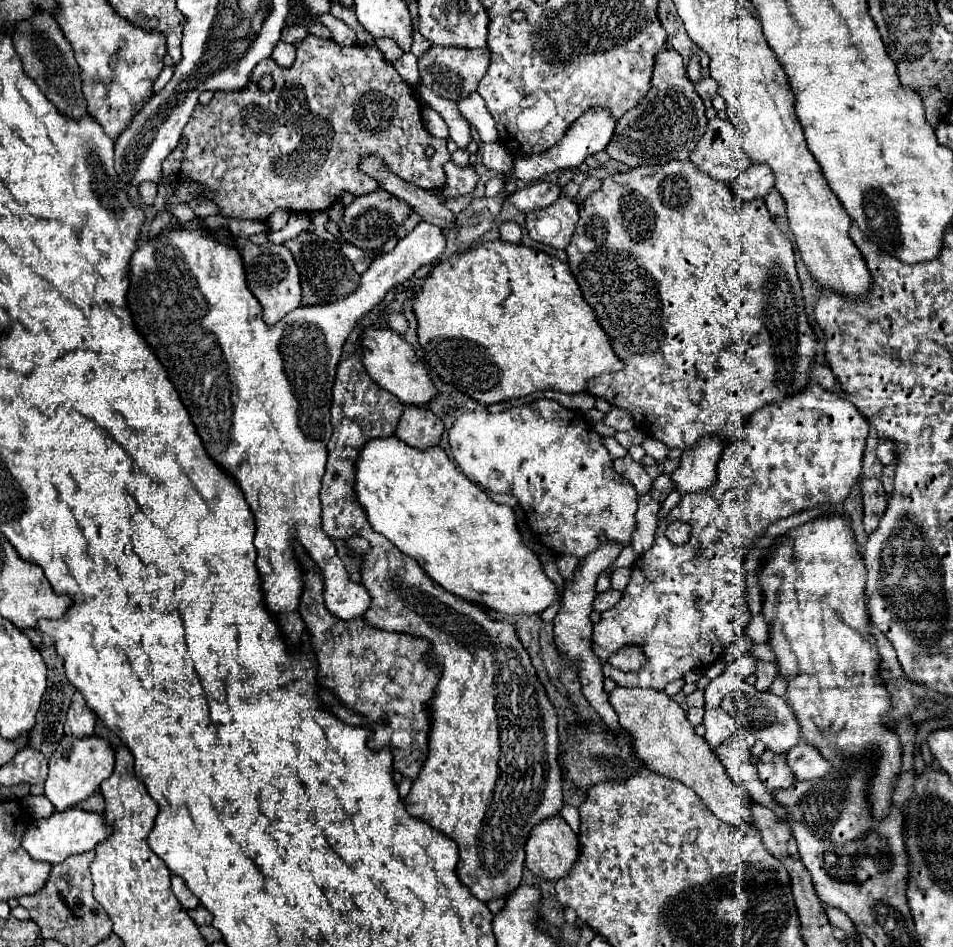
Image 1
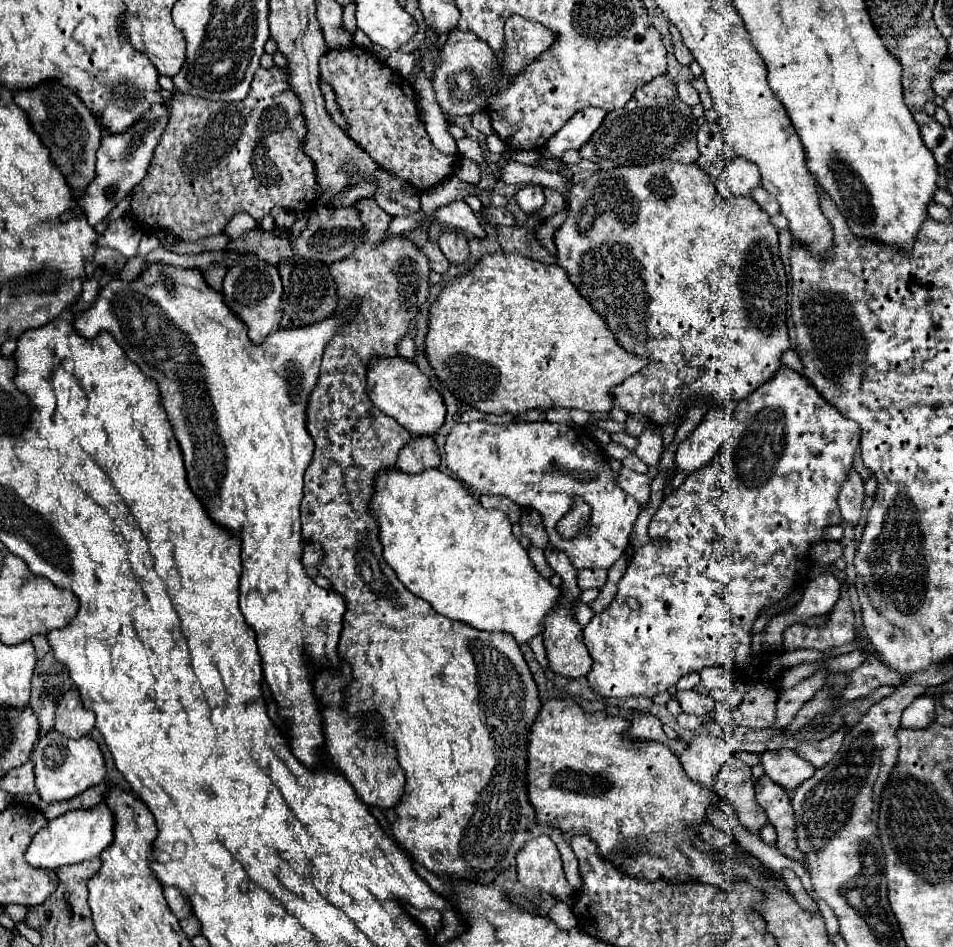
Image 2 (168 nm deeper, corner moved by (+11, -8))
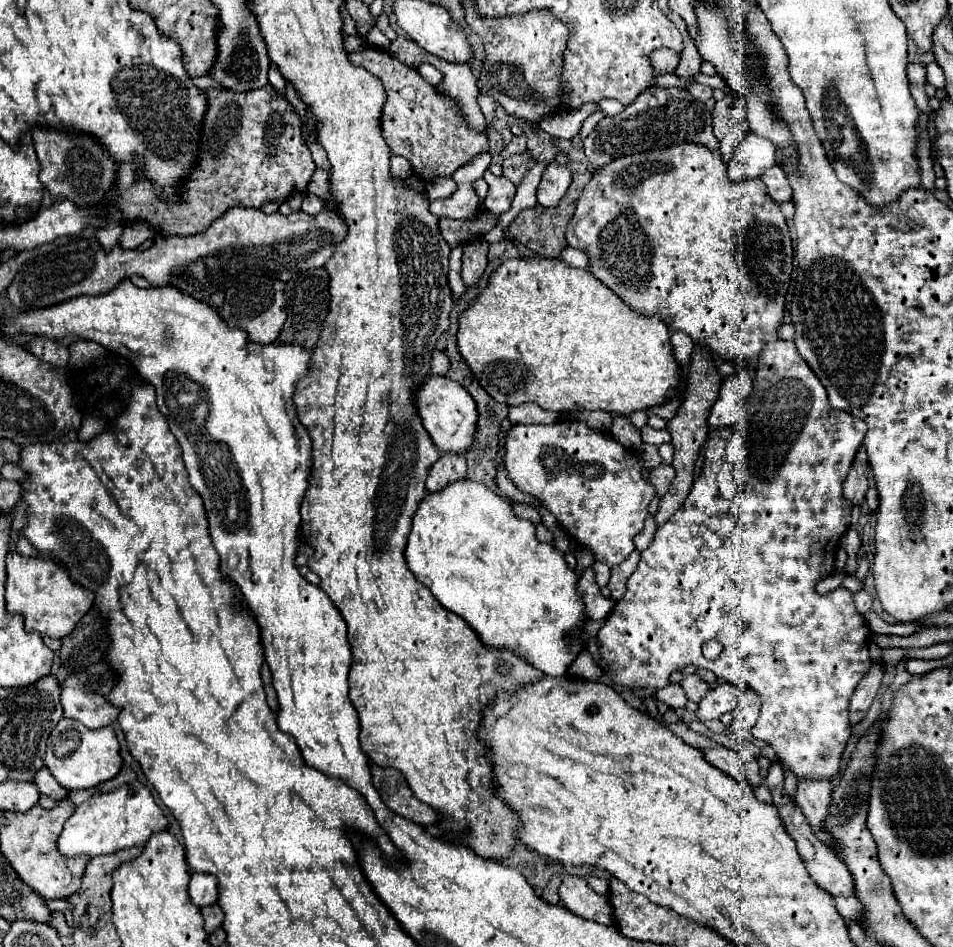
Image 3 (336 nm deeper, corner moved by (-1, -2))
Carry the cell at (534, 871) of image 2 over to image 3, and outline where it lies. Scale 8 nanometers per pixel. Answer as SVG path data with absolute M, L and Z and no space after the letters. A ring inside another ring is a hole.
M564 877L560 885L560 899L564 907L570 909L578 917L584 917L602 925L614 925L612 905L608 897L598 895L580 877Z

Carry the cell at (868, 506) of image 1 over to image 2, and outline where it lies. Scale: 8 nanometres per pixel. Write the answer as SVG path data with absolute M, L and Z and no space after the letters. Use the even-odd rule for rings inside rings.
M854 469L848 473L848 481L840 489L838 505L842 511L842 519L850 525L858 525L860 511L864 505L864 483Z

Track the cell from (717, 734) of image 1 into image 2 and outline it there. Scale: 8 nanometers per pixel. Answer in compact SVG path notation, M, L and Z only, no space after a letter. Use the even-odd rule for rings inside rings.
M678 691L676 699L680 701L680 707L688 715L696 715L702 719L702 725L716 723L716 701L708 695L700 695L696 691Z

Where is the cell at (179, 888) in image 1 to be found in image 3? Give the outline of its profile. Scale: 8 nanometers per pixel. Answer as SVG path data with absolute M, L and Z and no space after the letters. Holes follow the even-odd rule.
M192 873L188 893L194 905L206 907L218 901L218 881L214 875L204 875L204 873Z

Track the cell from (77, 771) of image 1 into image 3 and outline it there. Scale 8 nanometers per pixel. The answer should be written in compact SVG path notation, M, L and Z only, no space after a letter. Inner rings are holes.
M62 719L48 737L44 765L58 779L58 783L62 787L66 787L70 791L72 789L90 789L104 781L110 781L120 771L120 767L122 767L120 743L110 725L92 731L84 725L80 725L80 721Z

